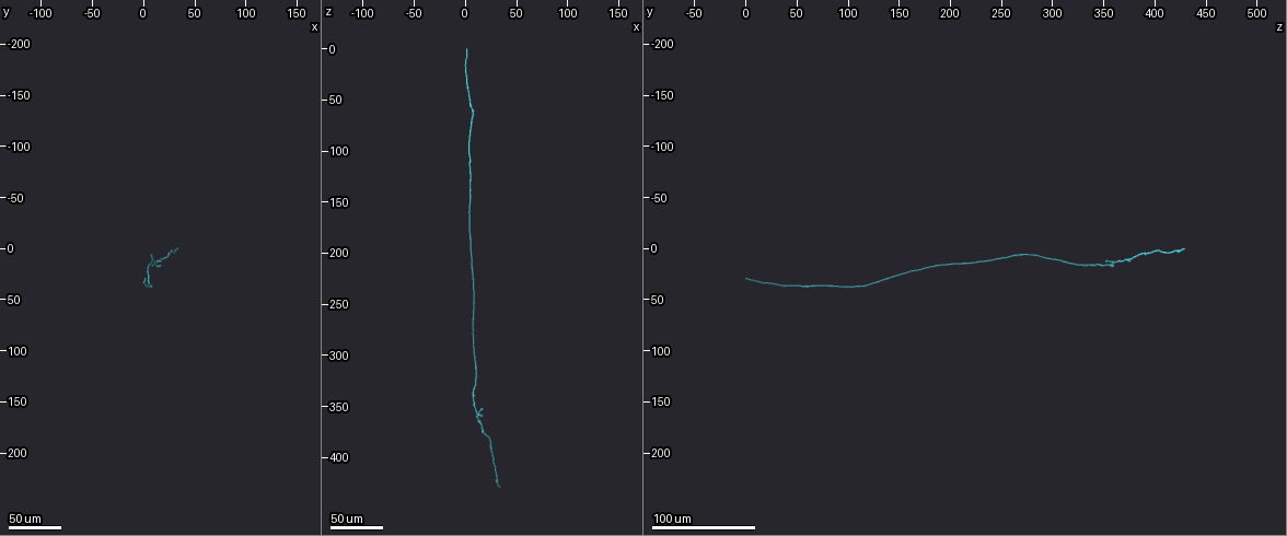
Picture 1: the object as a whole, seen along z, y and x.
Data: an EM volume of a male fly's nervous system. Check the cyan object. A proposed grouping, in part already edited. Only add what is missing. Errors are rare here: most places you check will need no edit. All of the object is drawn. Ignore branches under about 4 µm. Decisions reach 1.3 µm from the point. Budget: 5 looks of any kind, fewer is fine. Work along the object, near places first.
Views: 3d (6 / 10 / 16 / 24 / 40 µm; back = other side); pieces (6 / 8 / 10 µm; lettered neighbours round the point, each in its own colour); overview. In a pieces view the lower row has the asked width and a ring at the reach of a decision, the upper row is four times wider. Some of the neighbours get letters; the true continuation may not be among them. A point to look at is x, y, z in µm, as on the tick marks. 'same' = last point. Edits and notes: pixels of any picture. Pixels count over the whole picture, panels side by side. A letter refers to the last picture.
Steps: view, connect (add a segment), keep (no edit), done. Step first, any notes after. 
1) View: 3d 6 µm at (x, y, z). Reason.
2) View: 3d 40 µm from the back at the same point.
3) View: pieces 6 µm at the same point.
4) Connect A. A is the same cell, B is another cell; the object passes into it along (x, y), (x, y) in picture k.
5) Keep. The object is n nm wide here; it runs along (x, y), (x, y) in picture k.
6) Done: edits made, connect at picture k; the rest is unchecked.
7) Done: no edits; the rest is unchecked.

View: 3d 40 µm at (0, 30, 0). Branch stops here.

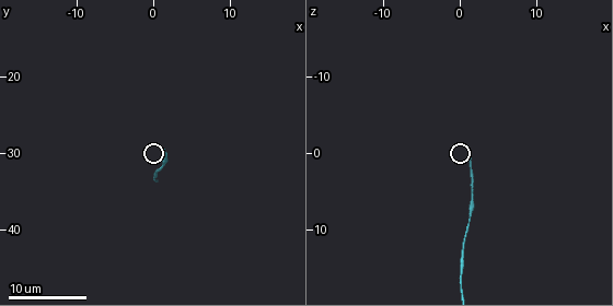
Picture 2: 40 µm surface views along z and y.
View: pieces 8 µm at (1.5, 29.5, 0.5). What lies round it.

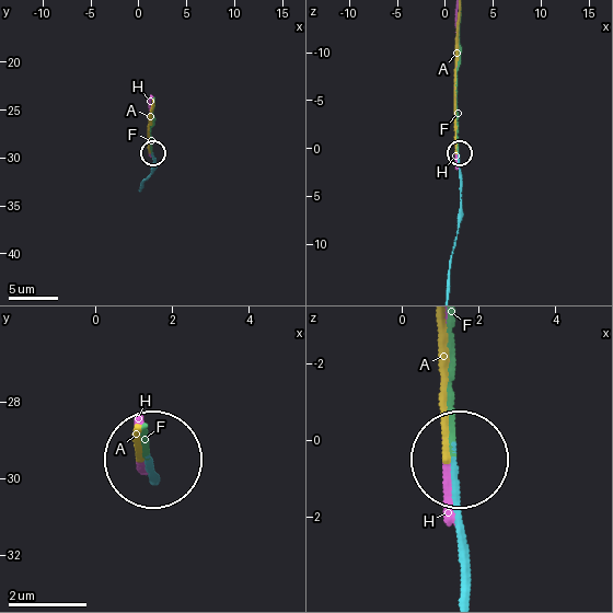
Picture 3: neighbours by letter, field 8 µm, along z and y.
Connect F. F is the same cell, A and H are other cells; the object passes into it along (455, 555), (455, 332) in picture 3; it goes on there.

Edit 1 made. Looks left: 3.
View: 3d 40 µm at (16, 10, 354). Free end.

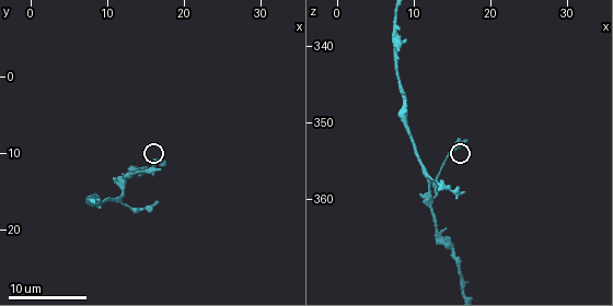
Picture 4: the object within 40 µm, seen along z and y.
View: pieces 8 µm at (17.0, 12.5, 352.5).

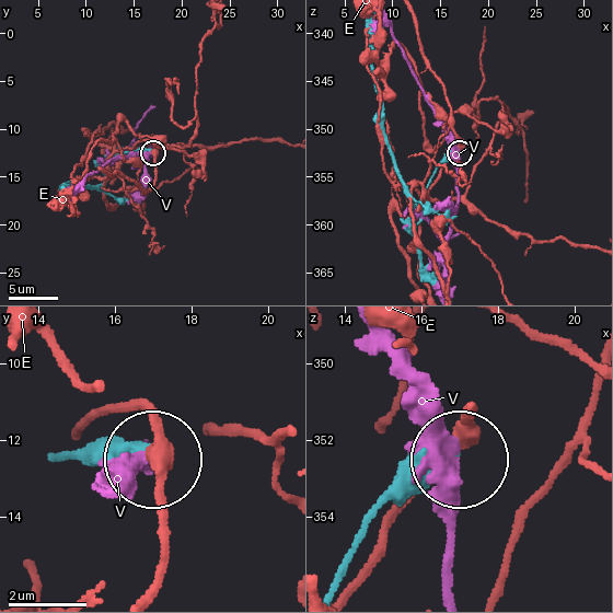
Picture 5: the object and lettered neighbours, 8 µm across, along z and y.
Keep. E and V are other cells; it runs along (330, 587), (382, 509), (457, 463) in picture 5; no lettered segment goes on from it.

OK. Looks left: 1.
Done: edits made, connect at picture 3; the rest is unchecked.

